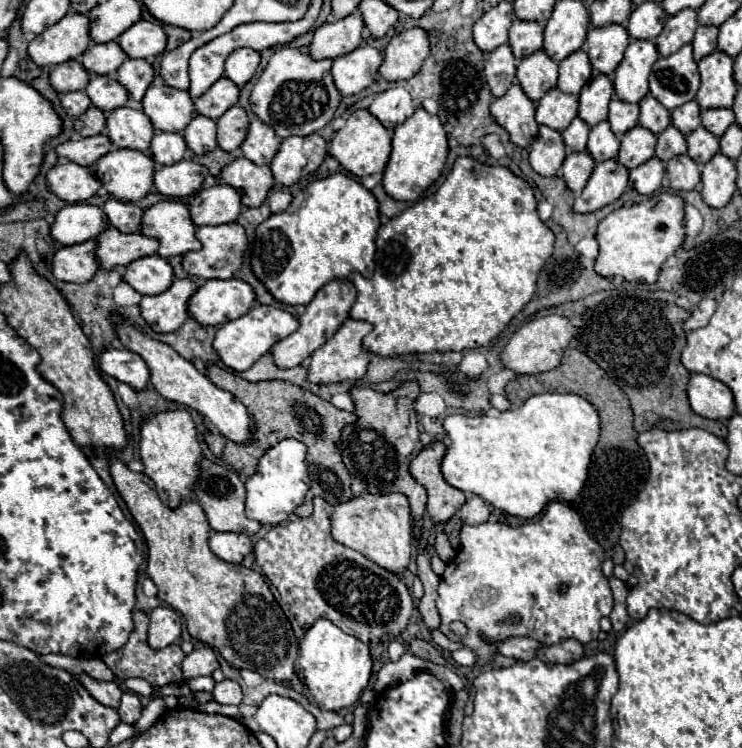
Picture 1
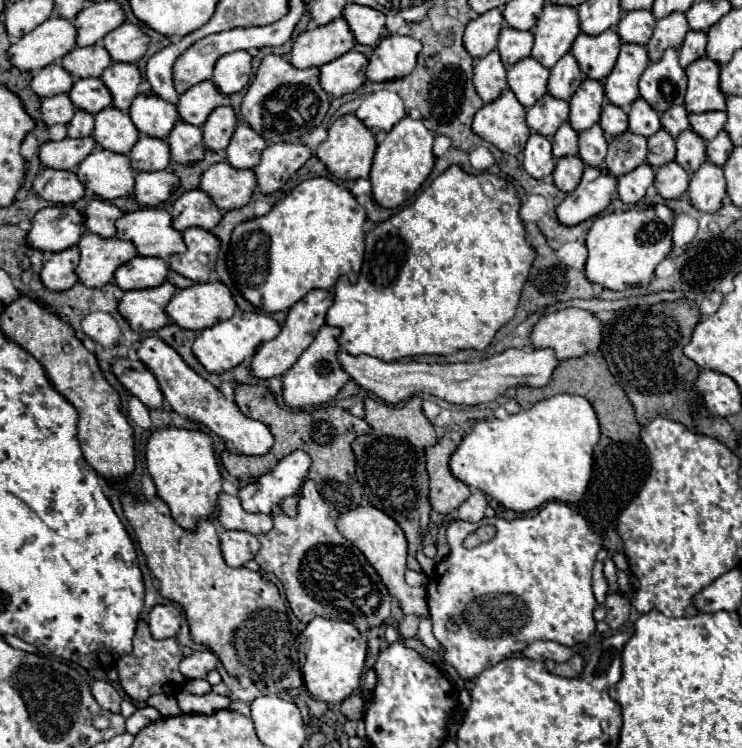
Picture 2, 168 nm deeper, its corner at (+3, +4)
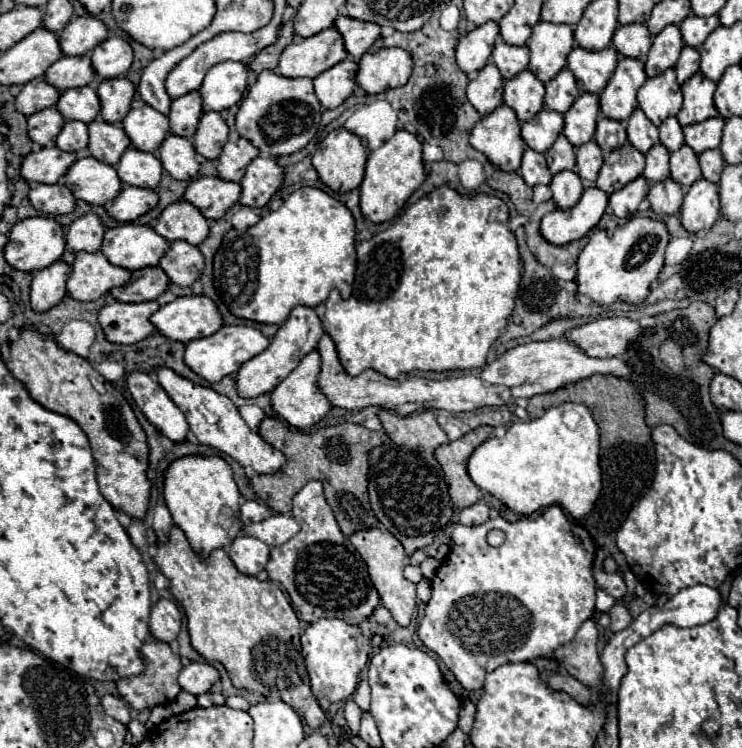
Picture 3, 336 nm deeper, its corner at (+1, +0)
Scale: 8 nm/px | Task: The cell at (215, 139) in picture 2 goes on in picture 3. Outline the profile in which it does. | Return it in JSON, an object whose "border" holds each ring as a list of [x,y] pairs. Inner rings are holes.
{"border":[[[204,112],[194,138],[196,152],[208,160],[218,158],[218,154],[222,152],[222,146],[228,140],[228,130],[230,128],[226,120],[218,112]]]}

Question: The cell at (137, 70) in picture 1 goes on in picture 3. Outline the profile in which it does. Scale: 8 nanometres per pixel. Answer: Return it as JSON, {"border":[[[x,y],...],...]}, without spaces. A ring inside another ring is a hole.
{"border":[[[126,76],[102,80],[98,88],[98,96],[102,102],[102,118],[110,124],[120,124],[130,110],[134,92],[134,84]]]}

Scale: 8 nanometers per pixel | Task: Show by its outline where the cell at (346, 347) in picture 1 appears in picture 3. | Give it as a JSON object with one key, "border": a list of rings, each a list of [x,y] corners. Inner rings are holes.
{"border":[[[314,348],[310,354],[306,354],[296,370],[292,370],[272,392],[272,408],[292,426],[296,428],[310,428],[314,426],[332,406],[326,394],[318,390],[318,370],[322,370],[322,358],[318,358],[318,350]]]}

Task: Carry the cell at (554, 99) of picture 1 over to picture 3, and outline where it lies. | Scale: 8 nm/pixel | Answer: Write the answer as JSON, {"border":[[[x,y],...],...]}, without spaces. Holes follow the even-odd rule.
{"border":[[[542,108],[530,122],[522,124],[522,138],[532,150],[546,152],[562,132],[562,126],[564,126],[562,114],[550,108]]]}

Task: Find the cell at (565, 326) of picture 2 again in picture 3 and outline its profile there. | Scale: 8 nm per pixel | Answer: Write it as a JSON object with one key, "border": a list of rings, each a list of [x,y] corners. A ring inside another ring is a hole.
{"border":[[[596,318],[568,330],[564,338],[592,358],[610,358],[624,354],[626,344],[630,344],[640,332],[644,332],[644,328],[630,318]]]}

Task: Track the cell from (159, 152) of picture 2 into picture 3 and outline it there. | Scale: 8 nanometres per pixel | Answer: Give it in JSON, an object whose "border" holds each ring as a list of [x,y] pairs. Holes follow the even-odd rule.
{"border":[[[134,146],[122,154],[116,170],[120,180],[130,186],[156,188],[162,178],[162,162],[158,162],[158,156],[152,152],[142,152]]]}

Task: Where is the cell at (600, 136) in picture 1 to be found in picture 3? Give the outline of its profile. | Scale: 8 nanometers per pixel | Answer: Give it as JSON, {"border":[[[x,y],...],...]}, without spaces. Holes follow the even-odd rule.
{"border":[[[594,140],[576,148],[576,170],[582,180],[588,180],[588,184],[596,182],[602,162],[602,150]]]}

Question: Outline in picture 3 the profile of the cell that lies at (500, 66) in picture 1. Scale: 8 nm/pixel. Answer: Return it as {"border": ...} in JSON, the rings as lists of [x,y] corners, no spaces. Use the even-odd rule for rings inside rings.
{"border":[[[486,64],[468,82],[468,100],[480,114],[490,114],[502,104],[504,78],[494,64]]]}

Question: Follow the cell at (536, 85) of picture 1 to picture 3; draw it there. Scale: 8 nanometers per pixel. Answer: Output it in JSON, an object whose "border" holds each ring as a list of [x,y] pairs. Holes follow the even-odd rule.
{"border":[[[522,70],[518,76],[506,80],[504,104],[518,114],[520,122],[526,122],[544,106],[544,92],[544,84],[530,70]]]}

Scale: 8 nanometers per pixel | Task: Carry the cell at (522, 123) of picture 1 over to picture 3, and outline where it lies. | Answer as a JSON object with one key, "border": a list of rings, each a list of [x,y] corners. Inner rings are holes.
{"border":[[[506,104],[498,106],[492,114],[482,116],[470,132],[470,144],[484,152],[494,166],[506,172],[520,168],[526,148],[526,142],[522,142],[518,116]]]}

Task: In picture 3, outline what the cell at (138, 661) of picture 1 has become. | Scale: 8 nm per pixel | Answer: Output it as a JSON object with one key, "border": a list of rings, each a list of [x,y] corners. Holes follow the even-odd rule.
{"border":[[[150,640],[146,644],[140,646],[140,656],[144,660],[144,672],[136,674],[136,676],[126,676],[120,678],[116,682],[120,696],[136,710],[144,710],[144,708],[154,708],[160,704],[172,704],[174,698],[182,692],[182,688],[178,686],[178,674],[182,670],[180,664],[180,656],[172,652],[170,644],[166,642],[158,642],[158,640]]]}

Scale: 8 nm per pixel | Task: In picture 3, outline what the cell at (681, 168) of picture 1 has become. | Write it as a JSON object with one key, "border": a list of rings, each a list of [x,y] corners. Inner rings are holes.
{"border":[[[666,178],[650,186],[648,200],[652,210],[658,214],[676,214],[682,206],[684,192],[682,192],[682,186],[678,186],[678,182],[674,182],[672,178]]]}

